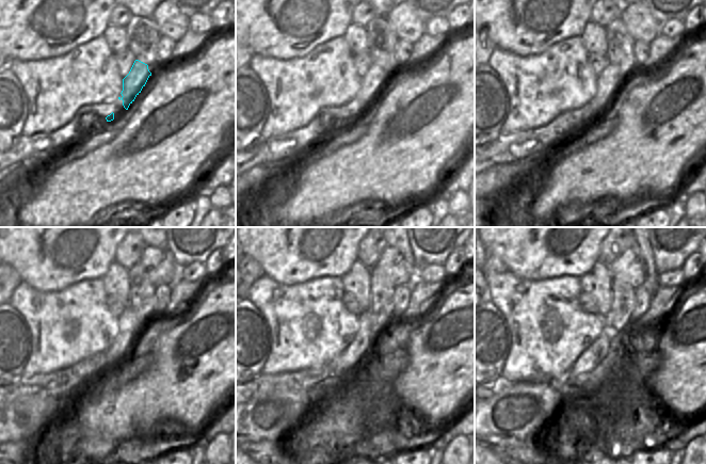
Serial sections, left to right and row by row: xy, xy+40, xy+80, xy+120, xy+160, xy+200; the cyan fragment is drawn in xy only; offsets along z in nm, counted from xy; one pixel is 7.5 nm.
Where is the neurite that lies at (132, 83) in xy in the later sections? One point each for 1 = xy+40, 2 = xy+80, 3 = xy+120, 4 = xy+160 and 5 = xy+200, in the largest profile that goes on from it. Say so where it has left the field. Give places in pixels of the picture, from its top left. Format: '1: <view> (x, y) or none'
1: xy+40 (373, 80)
2: xy+80 (607, 84)
3: xy+120 (127, 321)
4: xy+160 (354, 354)
5: xy+200 (593, 355)

